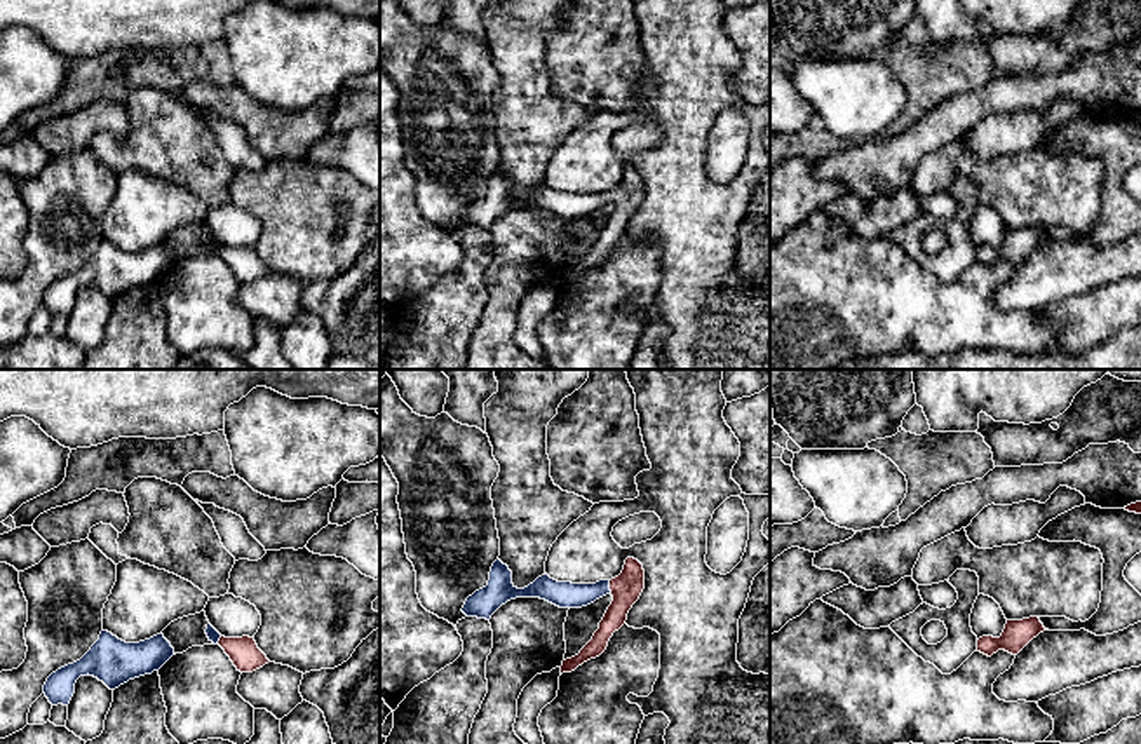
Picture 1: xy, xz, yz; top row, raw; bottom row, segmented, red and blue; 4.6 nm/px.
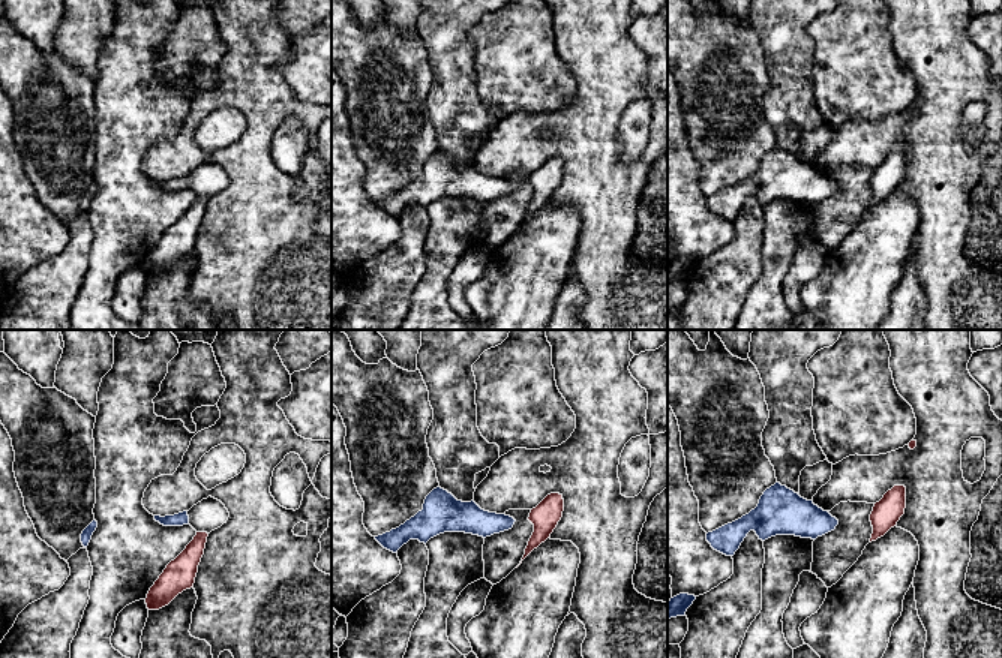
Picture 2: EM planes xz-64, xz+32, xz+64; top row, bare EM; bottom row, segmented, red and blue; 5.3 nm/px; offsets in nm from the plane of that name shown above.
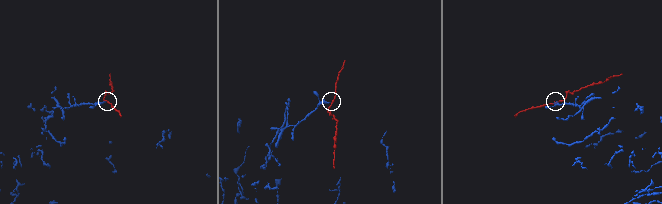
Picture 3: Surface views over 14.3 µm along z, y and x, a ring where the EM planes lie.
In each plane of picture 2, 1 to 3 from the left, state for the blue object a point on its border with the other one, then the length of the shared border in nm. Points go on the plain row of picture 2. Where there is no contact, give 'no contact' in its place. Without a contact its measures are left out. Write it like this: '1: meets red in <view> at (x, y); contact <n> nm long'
1: no contact
2: no contact
3: no contact

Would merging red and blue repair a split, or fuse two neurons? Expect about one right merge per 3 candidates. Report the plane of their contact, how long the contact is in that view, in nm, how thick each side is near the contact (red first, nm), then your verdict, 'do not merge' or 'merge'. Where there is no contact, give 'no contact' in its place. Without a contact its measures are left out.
xz | 70 nm | 140/130 nm | merge

